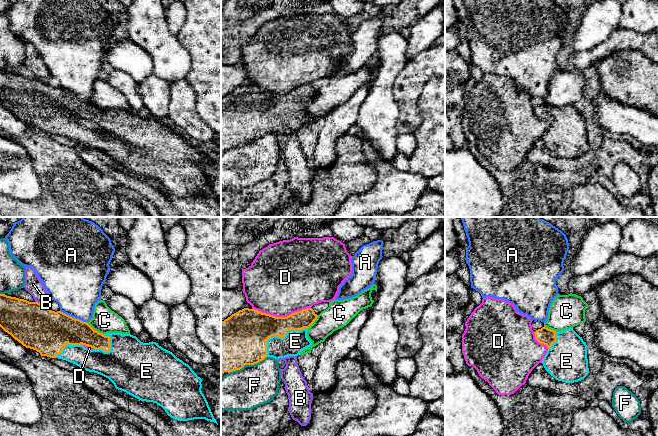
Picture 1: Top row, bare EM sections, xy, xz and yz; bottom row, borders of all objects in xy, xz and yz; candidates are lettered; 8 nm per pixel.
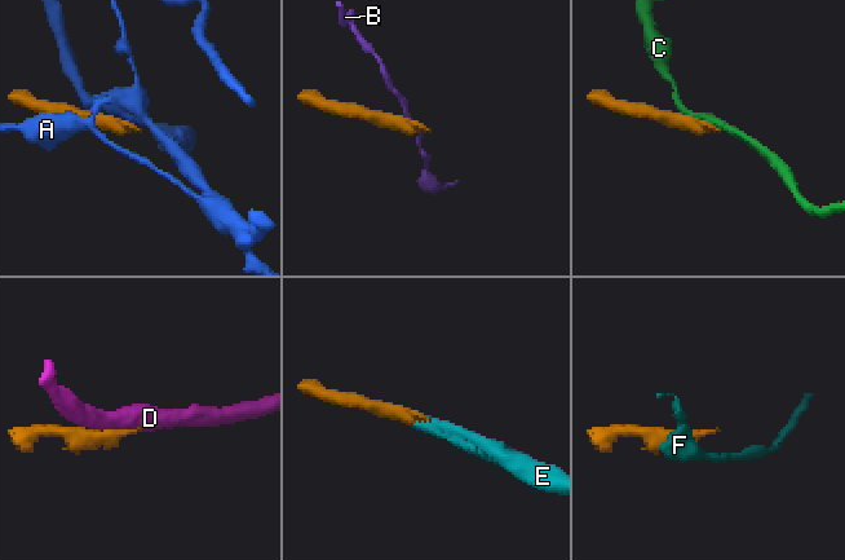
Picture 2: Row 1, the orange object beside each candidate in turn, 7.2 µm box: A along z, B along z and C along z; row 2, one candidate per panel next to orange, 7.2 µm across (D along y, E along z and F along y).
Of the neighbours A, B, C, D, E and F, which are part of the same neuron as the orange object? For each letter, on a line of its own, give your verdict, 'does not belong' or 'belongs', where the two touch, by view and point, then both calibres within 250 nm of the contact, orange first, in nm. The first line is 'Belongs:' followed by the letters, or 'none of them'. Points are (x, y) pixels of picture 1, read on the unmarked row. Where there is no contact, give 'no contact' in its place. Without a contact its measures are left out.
Belongs: E
A: does not belong | xy (72, 93) | 340/400 nm
B: does not belong | xy (37, 78) | 360/140 nm
C: does not belong | xy (93, 105) | 240/200 nm
D: does not belong | xz (281, 93) | 300/480 nm
E: belongs | xz (280, 112) | 320/180 nm
F: does not belong | xz (247, 140) | 420/340 nm

